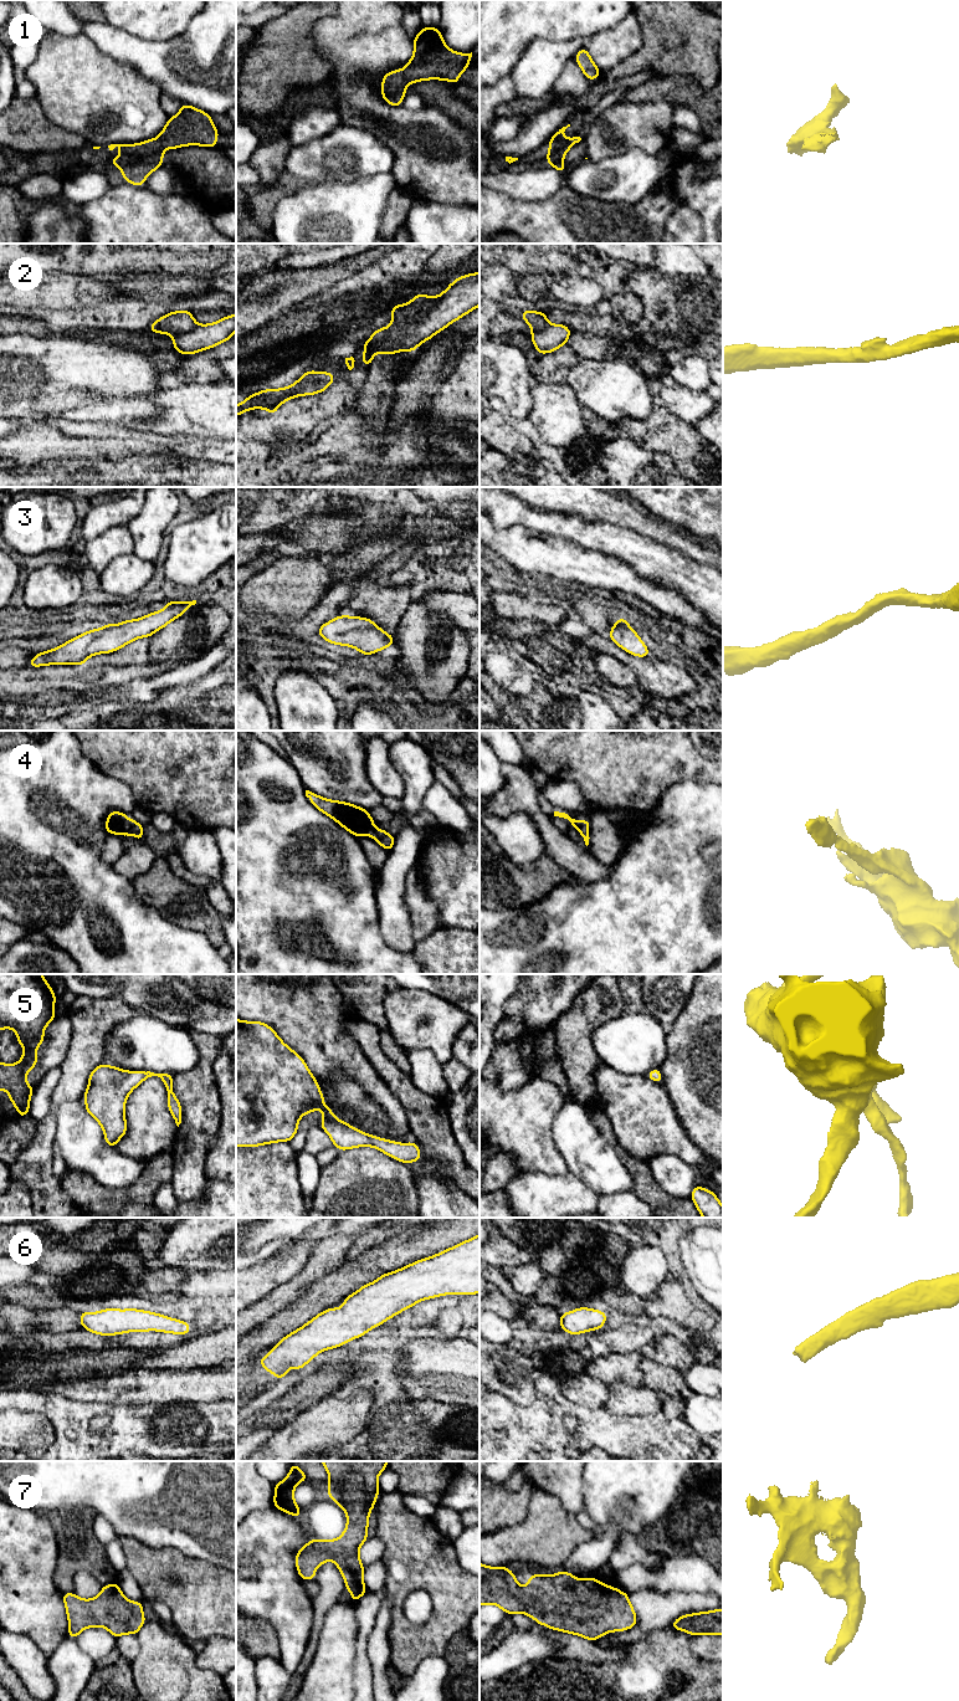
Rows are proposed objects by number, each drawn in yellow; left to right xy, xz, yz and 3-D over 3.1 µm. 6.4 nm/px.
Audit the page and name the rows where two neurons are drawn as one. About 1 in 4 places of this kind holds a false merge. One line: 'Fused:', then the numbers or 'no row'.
Fused: 2

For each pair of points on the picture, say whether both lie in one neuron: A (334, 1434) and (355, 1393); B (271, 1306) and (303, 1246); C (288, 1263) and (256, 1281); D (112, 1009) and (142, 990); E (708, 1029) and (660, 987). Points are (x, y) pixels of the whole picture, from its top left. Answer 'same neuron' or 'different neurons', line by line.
A: same neuron
B: different neurons
C: same neuron
D: different neurons
E: different neurons

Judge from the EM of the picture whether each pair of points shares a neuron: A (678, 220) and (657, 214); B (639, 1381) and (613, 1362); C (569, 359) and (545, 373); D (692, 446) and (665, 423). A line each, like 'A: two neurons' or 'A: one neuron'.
A: two neurons
B: one neuron
C: one neuron
D: one neuron

